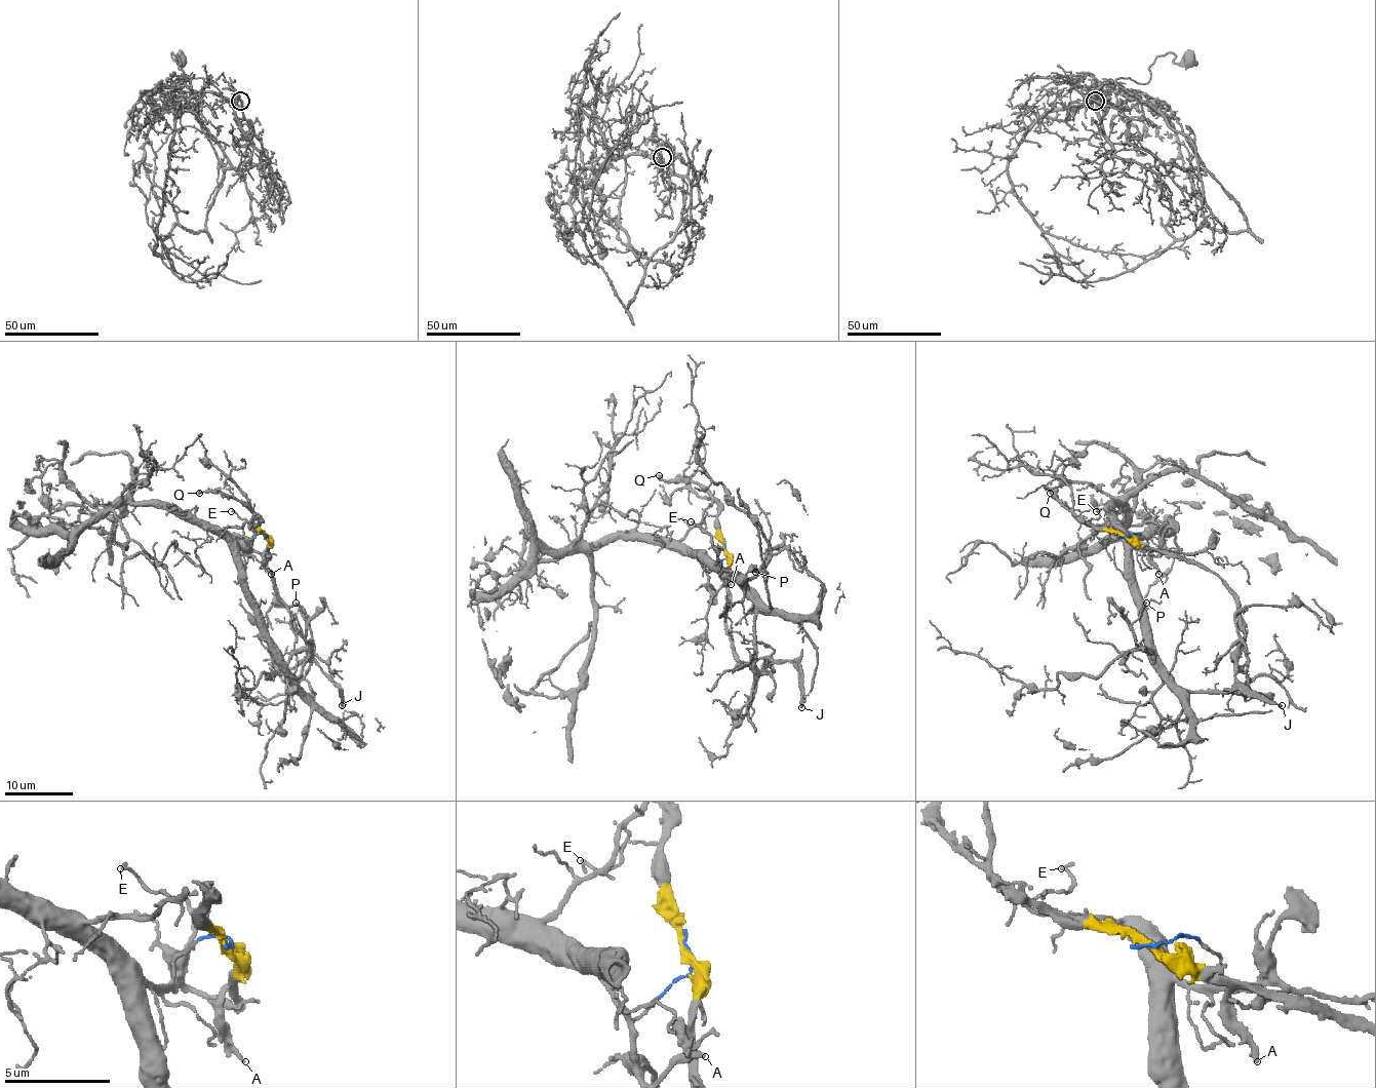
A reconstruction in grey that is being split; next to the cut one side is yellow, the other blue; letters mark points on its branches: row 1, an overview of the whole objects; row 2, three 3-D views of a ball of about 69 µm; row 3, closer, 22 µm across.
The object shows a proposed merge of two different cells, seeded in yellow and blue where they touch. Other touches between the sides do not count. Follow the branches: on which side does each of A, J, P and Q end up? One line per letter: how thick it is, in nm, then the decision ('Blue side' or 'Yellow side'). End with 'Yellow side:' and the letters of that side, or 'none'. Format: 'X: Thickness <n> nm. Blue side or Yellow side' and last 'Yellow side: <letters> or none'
A: Thickness 200 nm. Yellow side
J: Thickness 300 nm. Yellow side
P: Thickness 100 nm. Blue side
Q: Thickness 300 nm. Yellow side
Yellow side: A, J, Q

